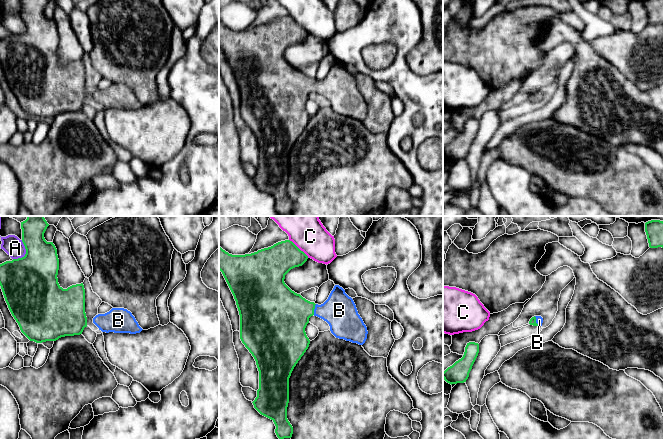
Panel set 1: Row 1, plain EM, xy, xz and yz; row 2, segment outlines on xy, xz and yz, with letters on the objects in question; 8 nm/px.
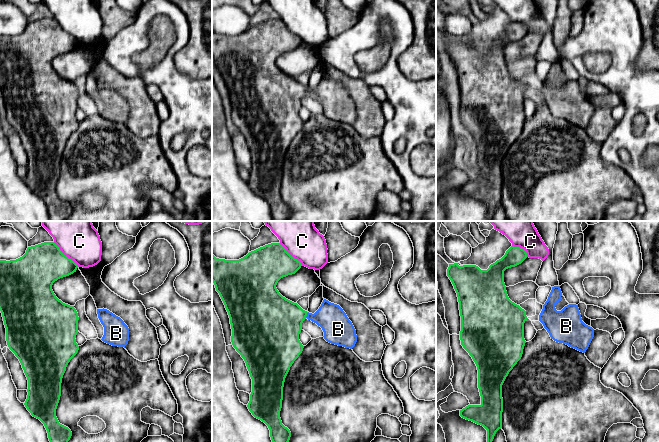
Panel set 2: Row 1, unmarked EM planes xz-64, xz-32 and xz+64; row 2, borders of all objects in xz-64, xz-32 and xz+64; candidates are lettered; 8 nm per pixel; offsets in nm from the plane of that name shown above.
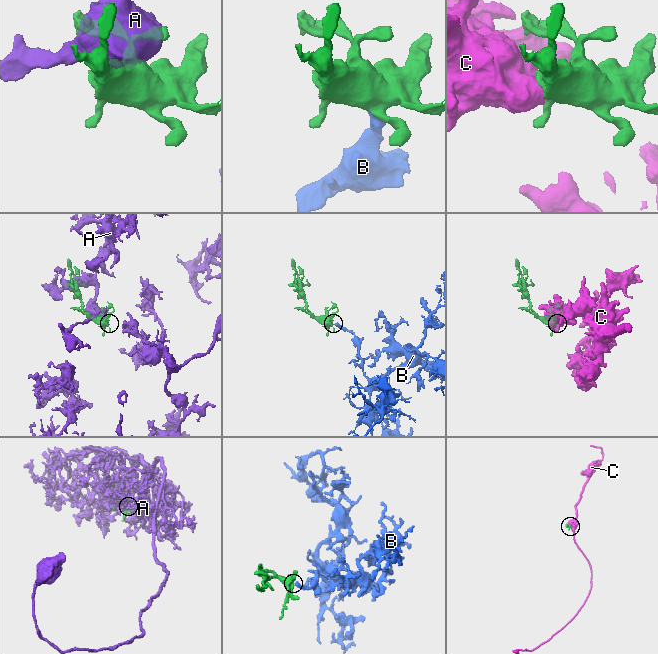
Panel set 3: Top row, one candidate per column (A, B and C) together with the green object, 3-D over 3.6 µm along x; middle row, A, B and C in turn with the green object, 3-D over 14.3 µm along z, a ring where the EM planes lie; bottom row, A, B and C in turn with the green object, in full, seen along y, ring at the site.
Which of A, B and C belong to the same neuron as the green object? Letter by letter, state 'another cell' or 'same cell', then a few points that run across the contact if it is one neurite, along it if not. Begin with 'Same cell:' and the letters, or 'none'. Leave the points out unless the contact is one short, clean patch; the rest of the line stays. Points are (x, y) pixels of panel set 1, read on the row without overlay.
Same cell: B
A: another cell
B: same cell; line xz (284, 90), (314, 84), (339, 86)
C: another cell; line xz (289, 15), (308, 33)

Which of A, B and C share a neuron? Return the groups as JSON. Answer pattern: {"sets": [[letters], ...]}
{"sets": [["A"], ["B"], ["C"]]}

